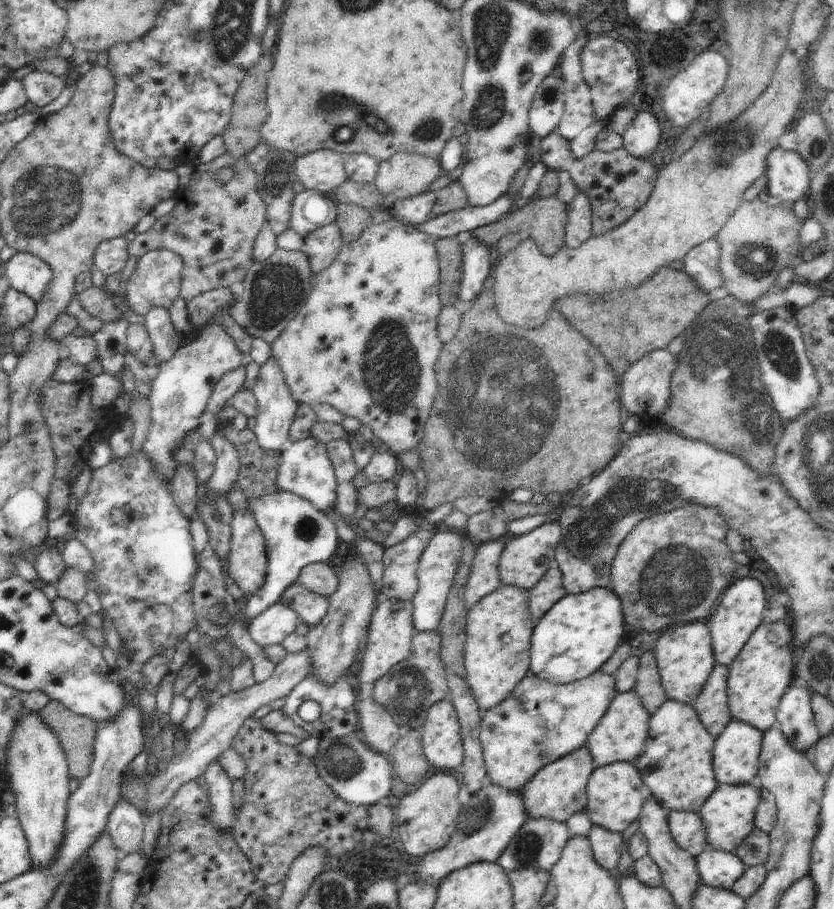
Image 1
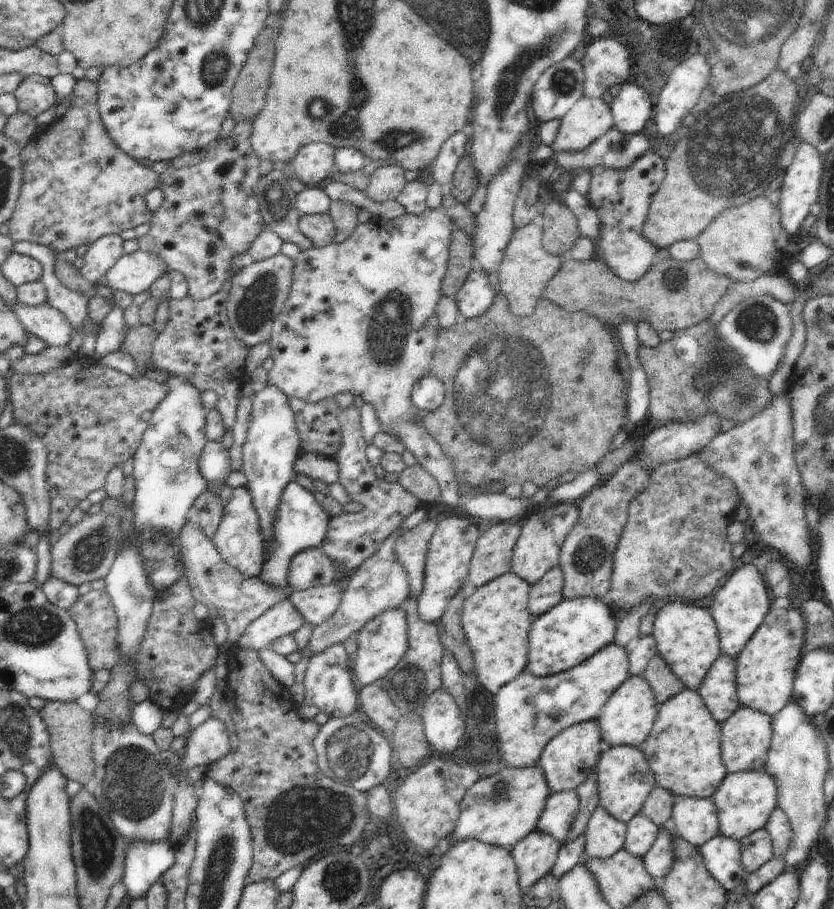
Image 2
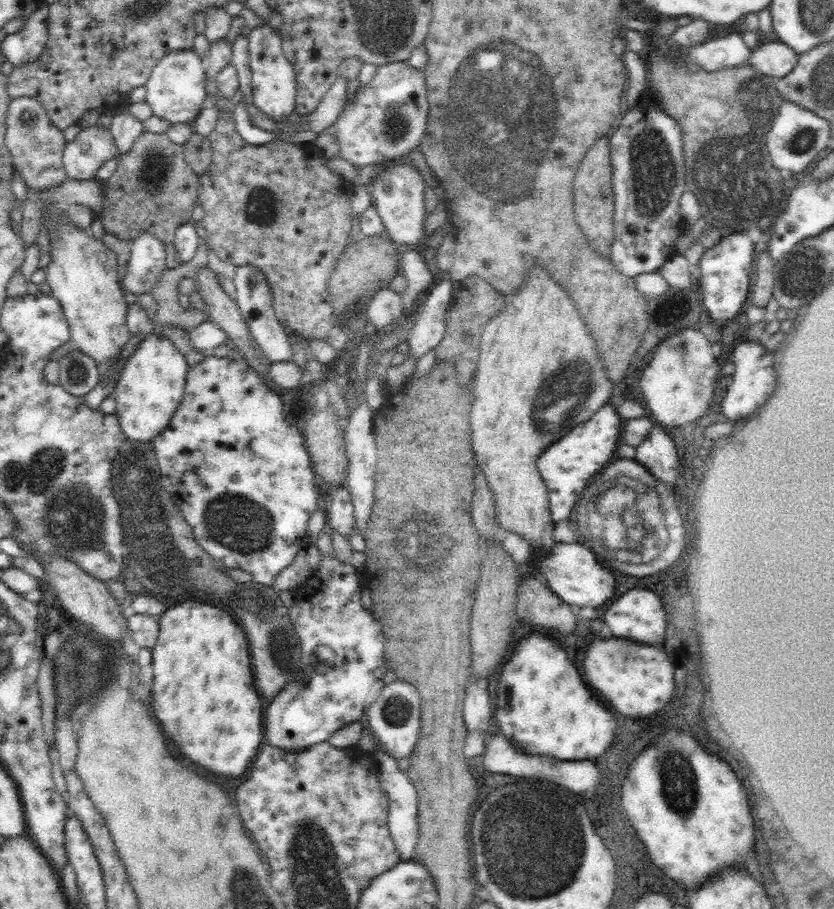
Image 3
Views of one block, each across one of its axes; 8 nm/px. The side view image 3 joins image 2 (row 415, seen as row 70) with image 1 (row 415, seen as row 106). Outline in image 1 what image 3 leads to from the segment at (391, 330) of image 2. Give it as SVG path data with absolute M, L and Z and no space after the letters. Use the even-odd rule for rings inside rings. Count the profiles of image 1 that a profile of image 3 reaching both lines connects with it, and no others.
M392 218L377 225L368 225L360 238L350 244L341 246L338 256L329 267L326 267L320 274L313 275L311 288L308 290L304 306L302 306L296 318L286 326L271 344L271 356L281 366L285 383L299 404L306 403L311 407L315 407L326 403L336 407L346 417L358 419L361 424L369 426L374 434L374 440L384 444L384 448L395 456L416 447L422 440L434 399L439 391L437 375L434 370L434 363L437 361L443 347L437 333L437 318L443 309L438 293L440 263L435 245L438 239L436 235L429 235L414 225L398 222Z

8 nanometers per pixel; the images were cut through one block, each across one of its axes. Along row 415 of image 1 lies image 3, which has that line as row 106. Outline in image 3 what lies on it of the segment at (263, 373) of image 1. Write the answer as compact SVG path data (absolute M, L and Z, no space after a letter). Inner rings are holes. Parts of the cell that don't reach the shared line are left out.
M266 23L254 27L247 36L253 103L274 121L284 122L295 113L297 82L294 68L284 56L282 38Z

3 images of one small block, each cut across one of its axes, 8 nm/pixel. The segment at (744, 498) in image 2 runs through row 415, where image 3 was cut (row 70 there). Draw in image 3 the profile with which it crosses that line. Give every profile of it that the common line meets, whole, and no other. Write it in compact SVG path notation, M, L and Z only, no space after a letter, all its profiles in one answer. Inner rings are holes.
M774 40L758 46L758 49L752 49L748 65L758 73L782 78L796 67L798 56L790 45Z

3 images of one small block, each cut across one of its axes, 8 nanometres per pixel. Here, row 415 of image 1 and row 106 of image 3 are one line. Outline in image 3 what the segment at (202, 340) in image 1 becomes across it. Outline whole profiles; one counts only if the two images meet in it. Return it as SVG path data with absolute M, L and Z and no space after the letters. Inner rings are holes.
M192 49L168 52L156 64L146 82L146 102L150 104L154 116L173 124L192 125L200 112L208 92L205 58Z

